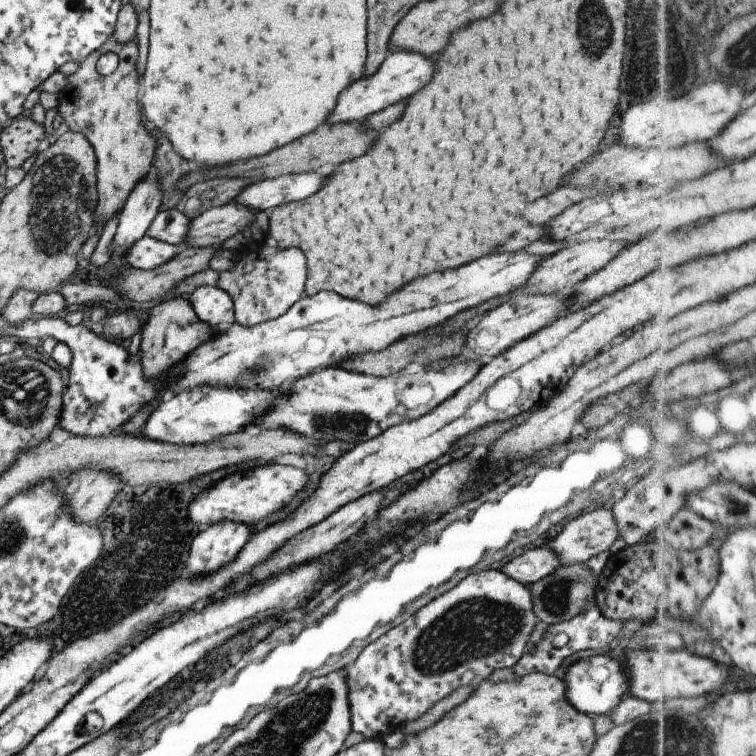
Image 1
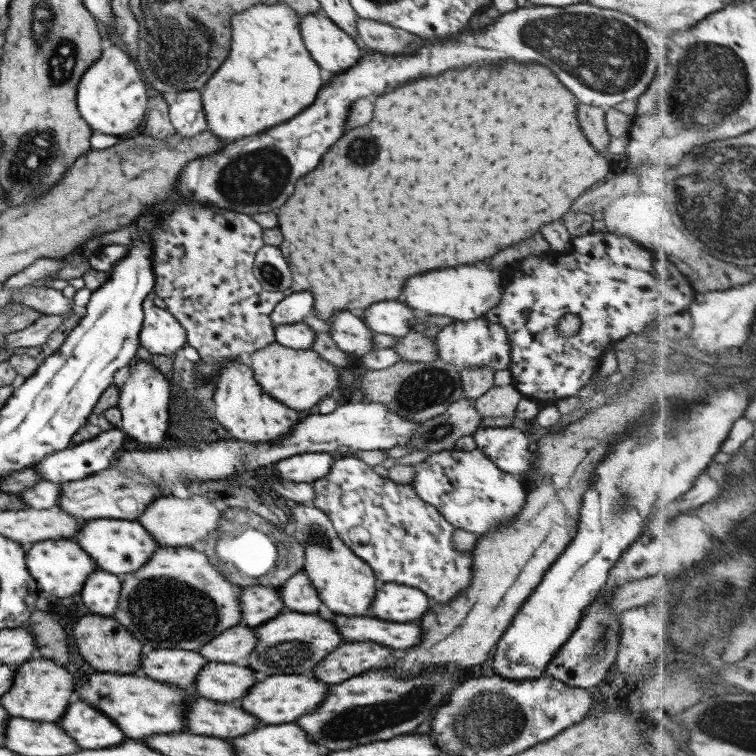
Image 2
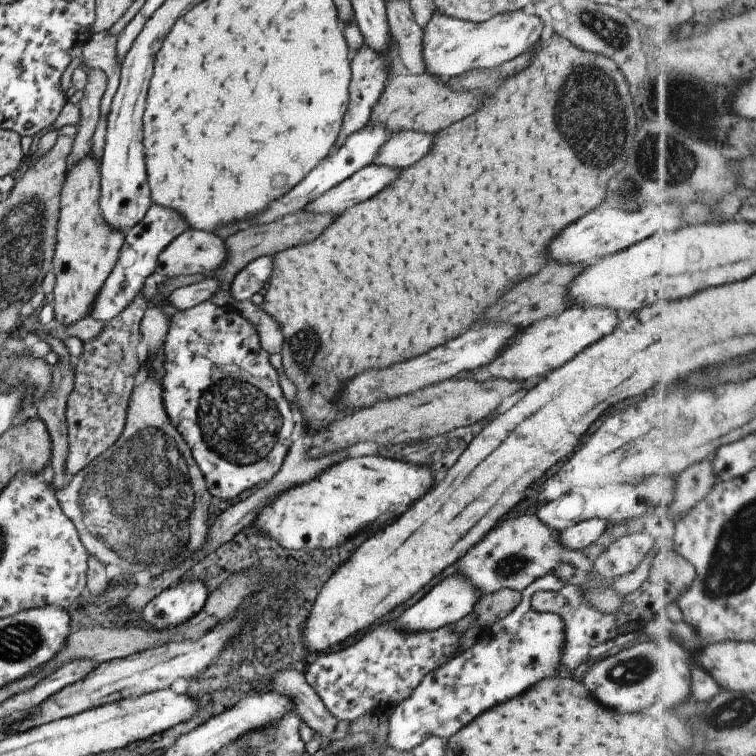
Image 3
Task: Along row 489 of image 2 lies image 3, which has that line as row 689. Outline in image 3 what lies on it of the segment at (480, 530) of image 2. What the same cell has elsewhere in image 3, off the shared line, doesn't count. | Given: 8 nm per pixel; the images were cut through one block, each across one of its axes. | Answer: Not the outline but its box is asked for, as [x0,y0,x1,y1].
[386,573,565,753]

